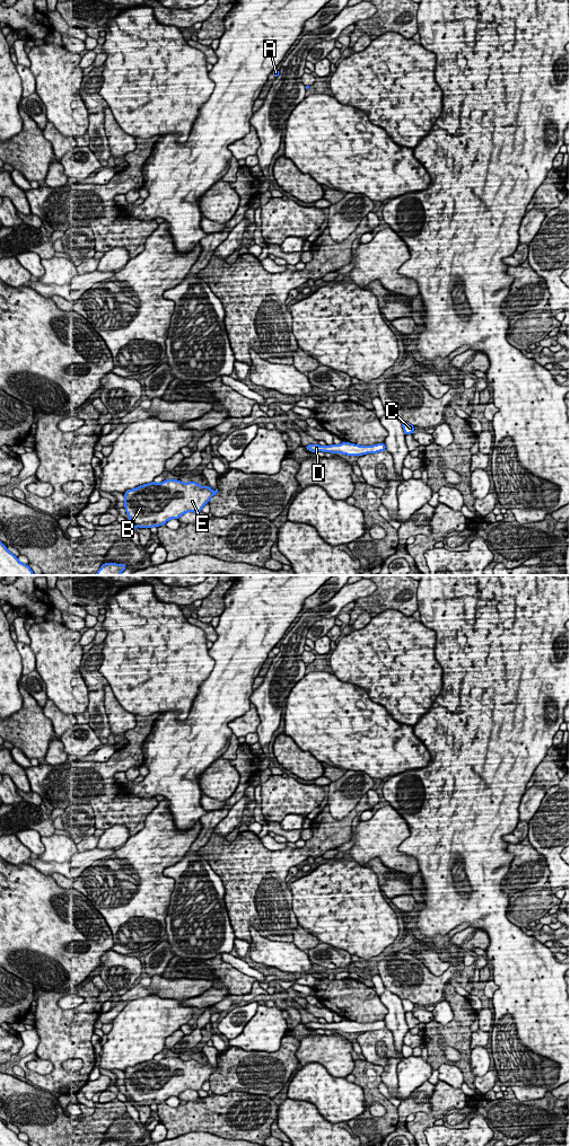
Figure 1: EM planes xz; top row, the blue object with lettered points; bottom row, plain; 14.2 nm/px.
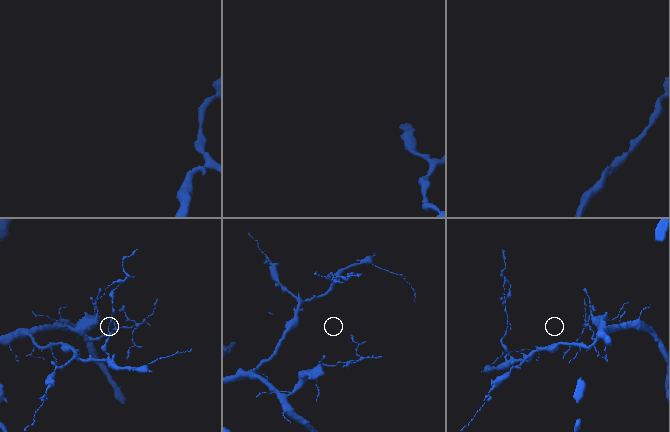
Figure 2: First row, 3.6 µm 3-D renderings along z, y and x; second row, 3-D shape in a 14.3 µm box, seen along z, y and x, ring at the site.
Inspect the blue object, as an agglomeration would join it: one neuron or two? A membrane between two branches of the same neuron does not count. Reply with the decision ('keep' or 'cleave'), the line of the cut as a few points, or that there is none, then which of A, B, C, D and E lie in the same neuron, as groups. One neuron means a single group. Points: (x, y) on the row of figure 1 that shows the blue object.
keep; no cut; A B C D E

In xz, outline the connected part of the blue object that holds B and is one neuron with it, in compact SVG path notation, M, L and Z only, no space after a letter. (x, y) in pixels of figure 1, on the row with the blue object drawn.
M177 479L143 484L124 494L128 524L134 530L137 527L158 528L186 512L201 512L217 493L218 488L212 492L210 485L203 487L195 482L183 483Z

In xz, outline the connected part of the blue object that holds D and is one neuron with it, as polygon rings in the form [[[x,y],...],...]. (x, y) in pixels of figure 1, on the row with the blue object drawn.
[[[342,442],[341,444],[332,444],[332,446],[319,446],[319,444],[308,444],[305,448],[312,452],[323,451],[323,452],[332,452],[332,453],[343,453],[347,456],[361,456],[366,453],[376,453],[386,450],[385,443],[377,443],[374,446],[358,446],[354,443]]]

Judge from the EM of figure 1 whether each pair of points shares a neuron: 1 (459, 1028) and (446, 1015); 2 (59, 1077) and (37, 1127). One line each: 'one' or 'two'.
1: two
2: two

